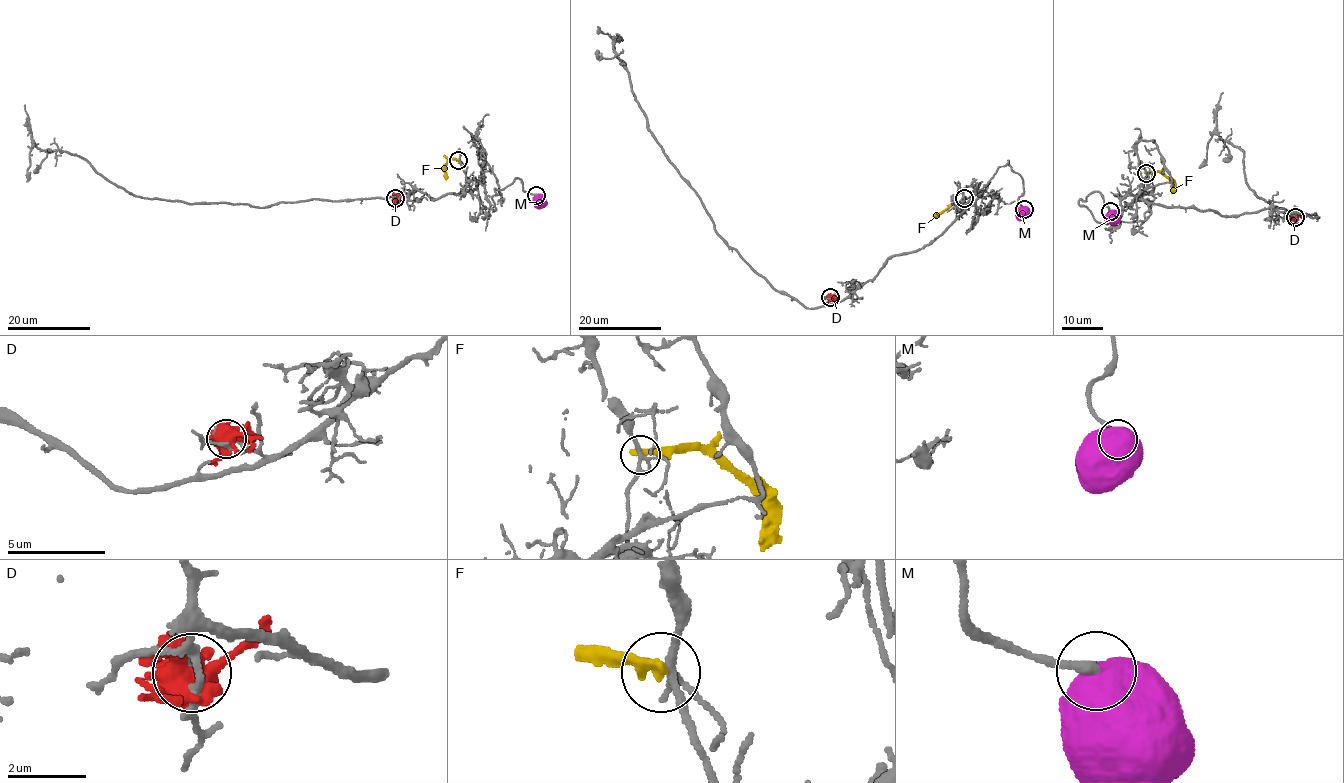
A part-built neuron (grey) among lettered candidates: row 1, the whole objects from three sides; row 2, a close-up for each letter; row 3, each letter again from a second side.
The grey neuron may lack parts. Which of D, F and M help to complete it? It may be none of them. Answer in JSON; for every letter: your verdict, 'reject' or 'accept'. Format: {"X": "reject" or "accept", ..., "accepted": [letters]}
{"D": "reject", "F": "reject", "M": "accept", "accepted": ["M"]}

